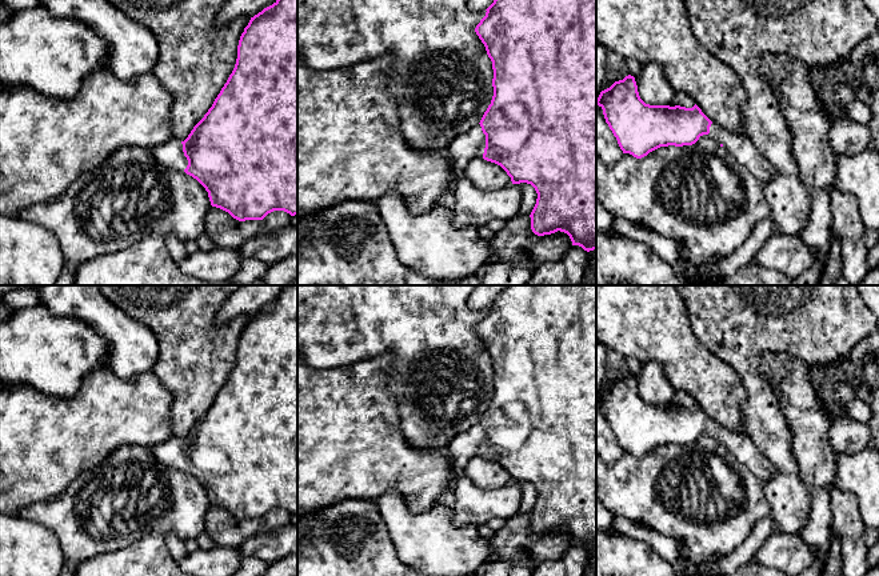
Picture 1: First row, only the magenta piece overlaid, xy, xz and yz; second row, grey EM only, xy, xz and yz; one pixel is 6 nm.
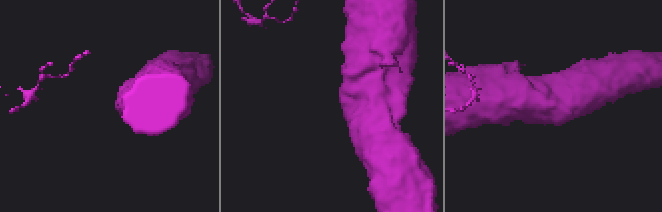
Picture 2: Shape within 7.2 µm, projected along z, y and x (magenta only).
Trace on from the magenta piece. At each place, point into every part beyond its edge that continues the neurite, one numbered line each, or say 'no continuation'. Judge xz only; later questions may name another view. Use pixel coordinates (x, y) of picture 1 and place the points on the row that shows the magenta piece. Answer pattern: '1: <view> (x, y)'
1: xz (470, 144)

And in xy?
1: xy (170, 155)

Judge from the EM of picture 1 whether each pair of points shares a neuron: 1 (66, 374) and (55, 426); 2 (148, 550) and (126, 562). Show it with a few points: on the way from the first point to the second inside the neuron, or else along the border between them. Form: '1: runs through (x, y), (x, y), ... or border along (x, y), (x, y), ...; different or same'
1: border along (86, 378), (71, 396), (47, 396), (31, 386); different
2: runs through (143, 555), (138, 560), (131, 562); same

